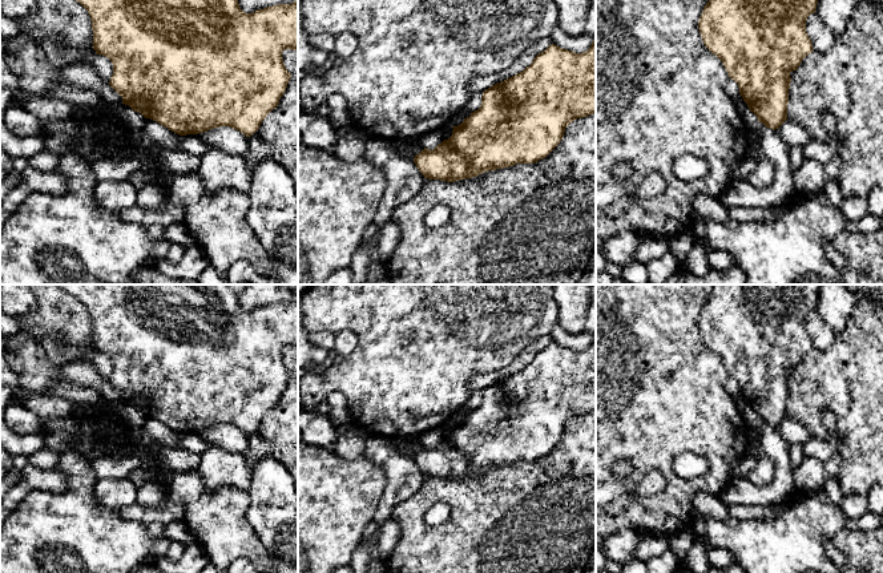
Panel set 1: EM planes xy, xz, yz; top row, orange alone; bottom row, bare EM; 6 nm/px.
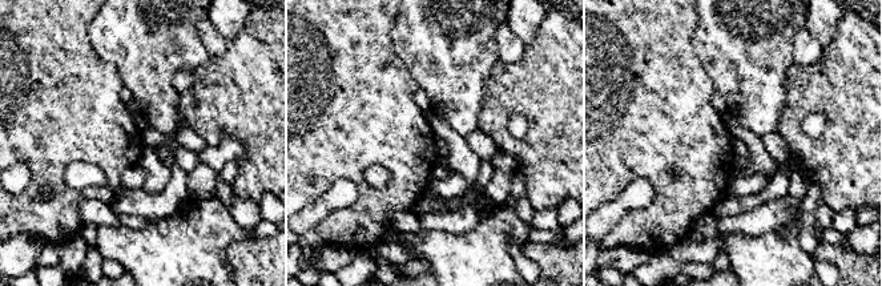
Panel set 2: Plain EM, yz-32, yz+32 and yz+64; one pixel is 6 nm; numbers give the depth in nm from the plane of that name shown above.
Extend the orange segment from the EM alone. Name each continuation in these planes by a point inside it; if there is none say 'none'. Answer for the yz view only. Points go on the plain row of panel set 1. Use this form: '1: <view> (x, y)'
none

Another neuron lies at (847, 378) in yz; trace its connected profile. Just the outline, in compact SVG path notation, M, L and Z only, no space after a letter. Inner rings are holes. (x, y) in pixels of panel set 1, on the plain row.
M859 298L852 314L847 319L846 327L835 334L834 343L826 350L813 348L802 358L801 363L795 368L789 387L787 416L801 421L813 437L826 440L831 432L824 427L822 415L827 409L835 413L836 432L842 437L836 449L842 457L842 464L836 475L842 493L867 496L872 485L878 484L883 487L883 299Z

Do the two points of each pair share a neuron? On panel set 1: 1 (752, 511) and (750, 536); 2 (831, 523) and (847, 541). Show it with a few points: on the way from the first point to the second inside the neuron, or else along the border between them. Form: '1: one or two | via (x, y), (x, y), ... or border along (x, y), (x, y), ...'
1: two | border along (781, 509), (767, 519), (736, 519), (730, 516)
2: two | border along (843, 528), (833, 540)

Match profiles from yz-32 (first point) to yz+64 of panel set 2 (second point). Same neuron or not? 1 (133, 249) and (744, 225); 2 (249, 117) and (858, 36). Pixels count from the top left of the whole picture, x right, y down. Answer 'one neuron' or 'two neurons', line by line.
1: two neurons
2: one neuron

